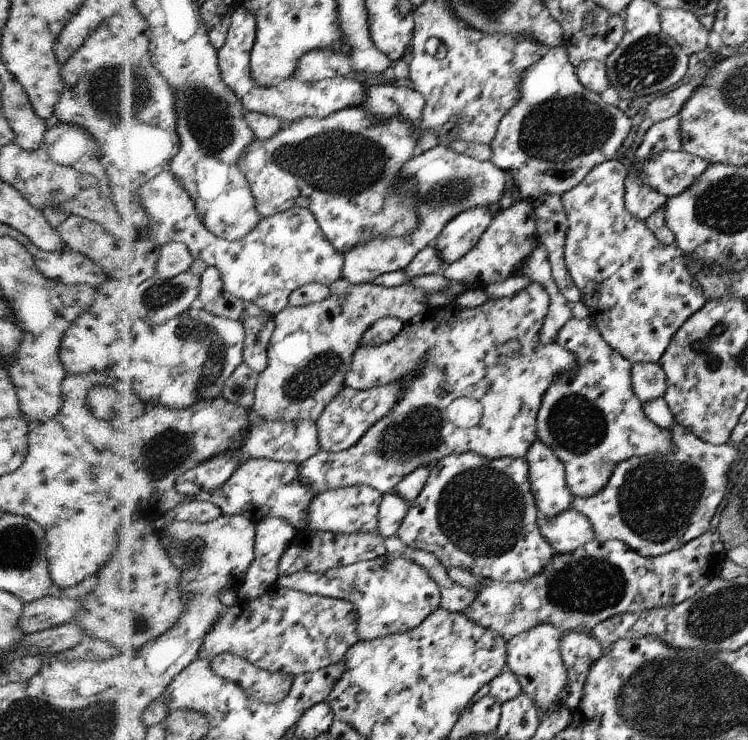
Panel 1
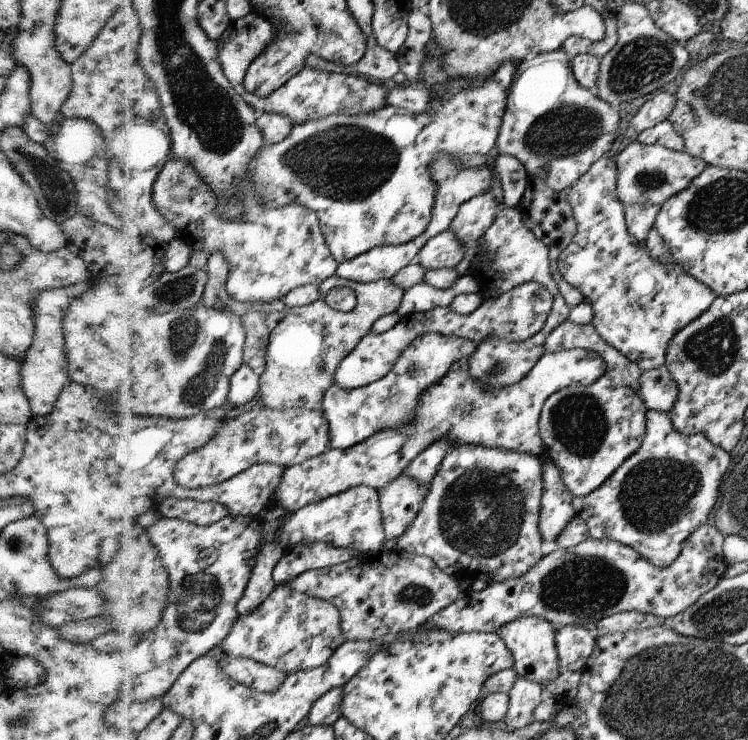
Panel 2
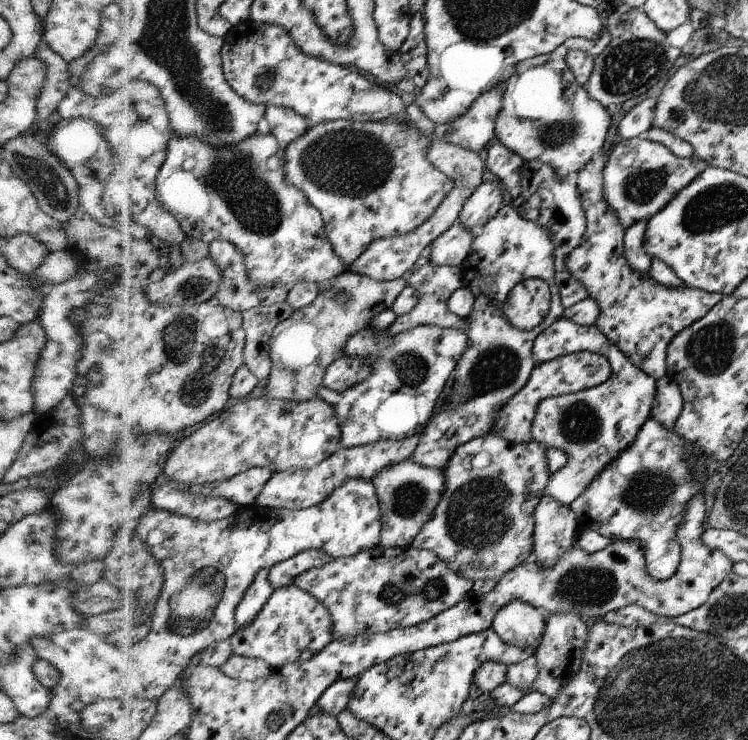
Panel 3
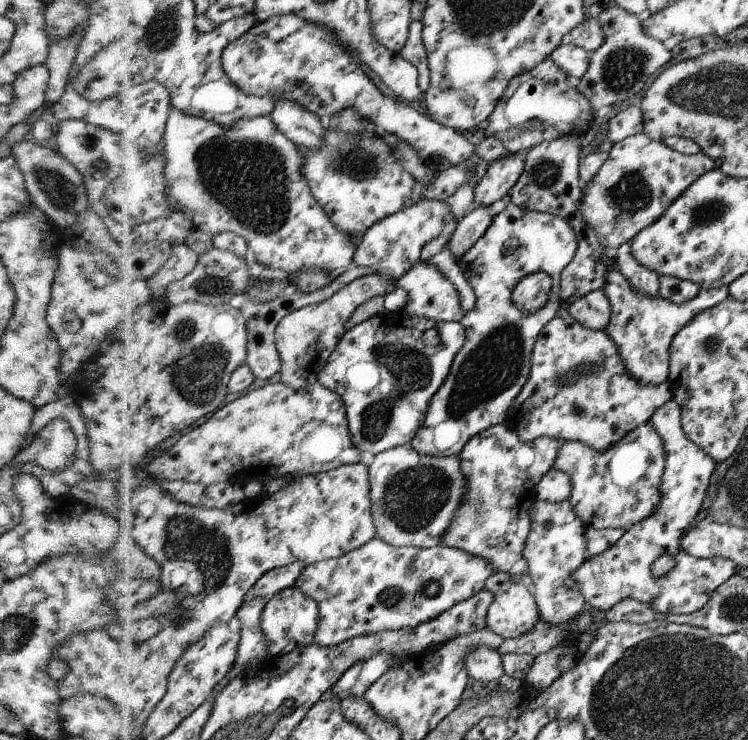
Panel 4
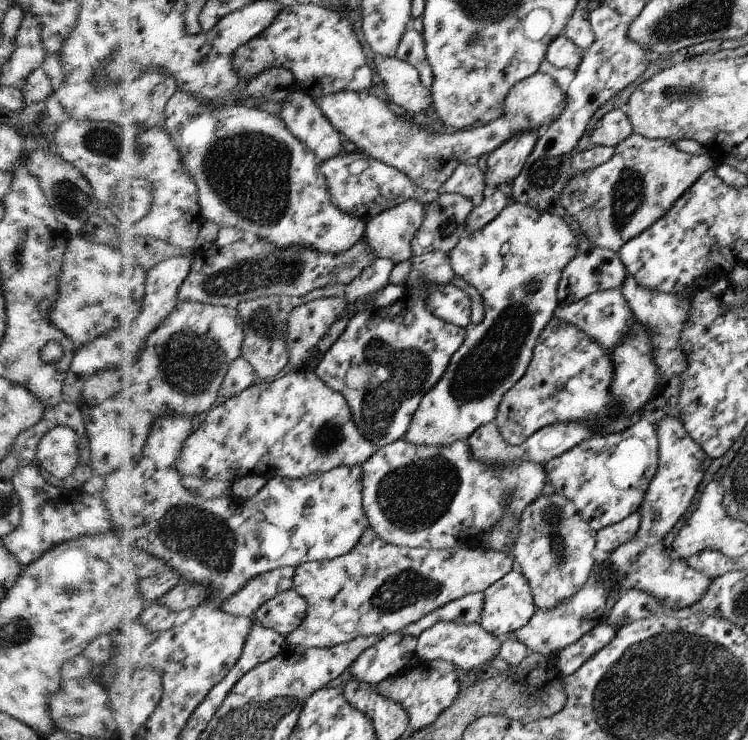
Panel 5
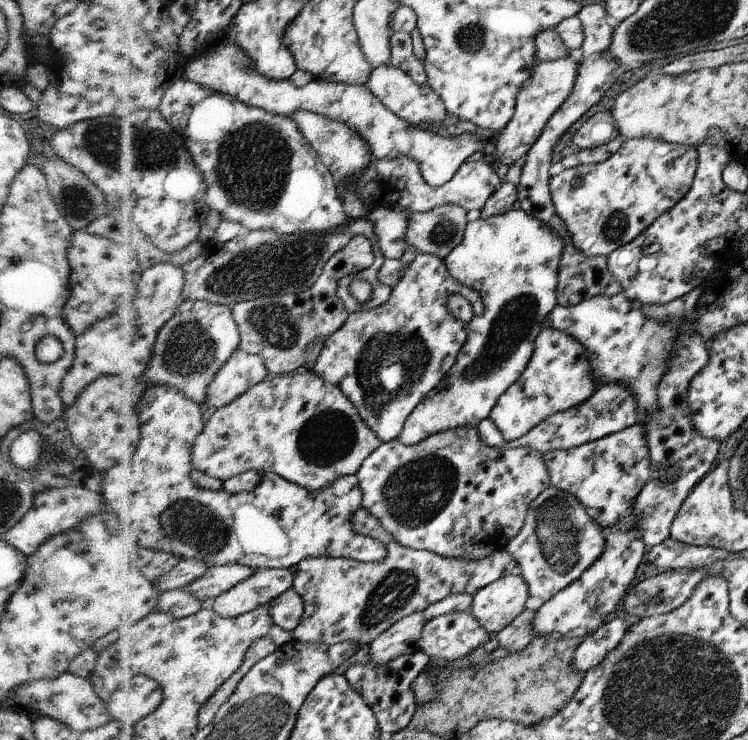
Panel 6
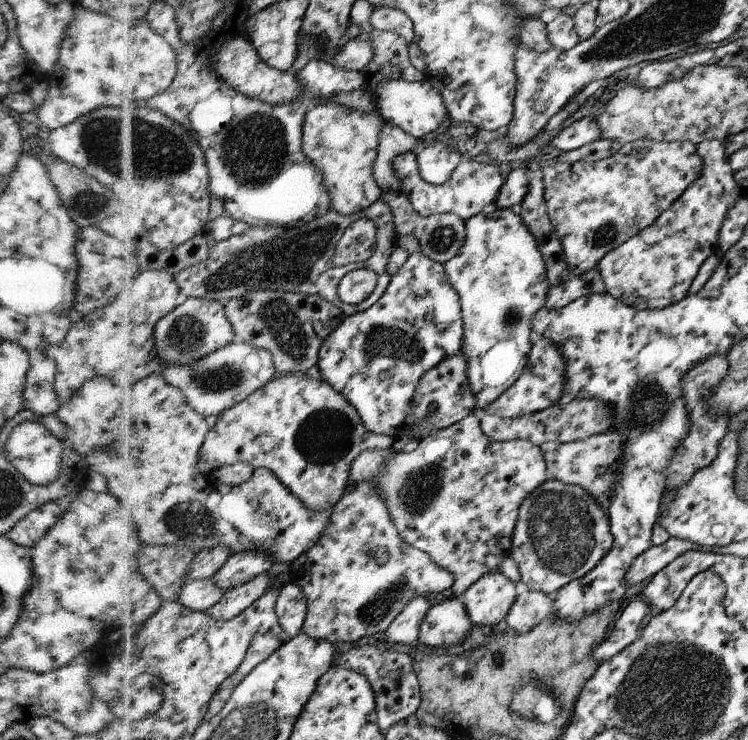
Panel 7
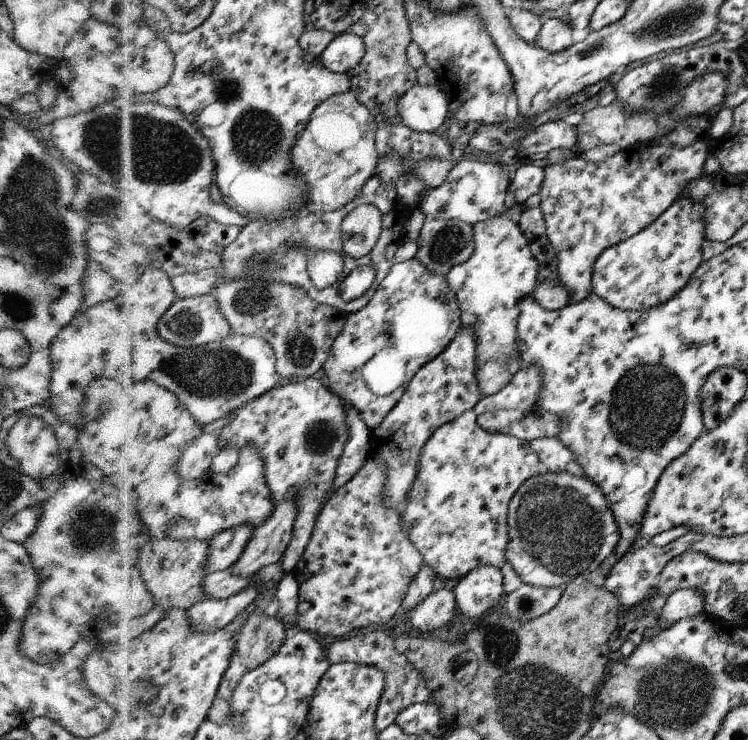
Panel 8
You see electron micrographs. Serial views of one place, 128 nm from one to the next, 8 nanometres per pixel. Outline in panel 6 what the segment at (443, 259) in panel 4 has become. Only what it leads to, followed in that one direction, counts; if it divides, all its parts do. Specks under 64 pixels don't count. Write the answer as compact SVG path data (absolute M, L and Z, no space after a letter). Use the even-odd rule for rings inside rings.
M417 253L415 258L409 264L409 268L405 271L404 276L401 280L397 281L395 287L392 289L389 298L381 303L375 308L367 310L367 312L357 311L349 315L348 321L336 332L333 333L331 337L327 338L323 348L321 349L321 354L317 358L317 362L313 370L321 375L321 378L324 378L327 382L333 383L335 386L341 387L341 390L348 395L349 400L355 404L358 408L361 418L369 425L369 430L372 430L378 439L382 443L393 441L398 437L398 434L401 432L401 429L404 426L404 422L421 400L432 390L435 390L441 385L445 373L449 370L449 367L455 362L456 354L459 352L463 343L467 340L467 324L462 323L455 315L452 314L447 306L447 300L449 296L461 295L472 308L473 316L480 315L482 313L482 302L478 292L469 288L468 286L462 285L460 282L457 282L456 279L448 273L447 265L445 262L440 259L437 255L432 255L429 253Z

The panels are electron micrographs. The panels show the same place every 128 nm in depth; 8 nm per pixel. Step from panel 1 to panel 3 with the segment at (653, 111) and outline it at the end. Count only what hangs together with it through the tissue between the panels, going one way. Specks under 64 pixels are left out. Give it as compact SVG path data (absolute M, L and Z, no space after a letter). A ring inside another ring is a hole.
M645 98L635 105L619 120L616 132L622 139L642 136L652 126L653 109L656 98Z

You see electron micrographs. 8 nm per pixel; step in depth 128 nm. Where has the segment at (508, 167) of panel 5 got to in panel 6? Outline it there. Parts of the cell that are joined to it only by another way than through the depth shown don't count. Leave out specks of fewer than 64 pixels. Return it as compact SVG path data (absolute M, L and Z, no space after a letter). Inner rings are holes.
M572 51L565 58L554 61L535 61L530 78L521 86L520 92L516 94L515 112L511 120L503 129L499 130L497 140L494 144L495 158L499 158L504 164L503 169L510 164L521 163L522 159L532 148L532 144L543 132L548 118L560 108L561 104L572 93L574 82L577 78L579 68L578 54Z

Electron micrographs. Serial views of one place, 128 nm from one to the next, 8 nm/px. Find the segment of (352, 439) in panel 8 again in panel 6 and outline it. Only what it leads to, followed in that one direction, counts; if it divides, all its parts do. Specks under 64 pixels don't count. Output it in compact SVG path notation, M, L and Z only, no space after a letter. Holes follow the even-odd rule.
M470 426L447 429L446 431L429 435L427 438L424 438L423 441L417 442L416 445L402 445L397 440L381 443L379 448L371 453L368 460L361 465L356 475L360 479L360 487L364 494L362 506L369 511L370 515L373 515L379 520L385 532L387 532L397 544L409 547L410 549L425 549L426 551L431 551L447 558L473 560L487 557L489 553L497 552L505 548L508 542L520 532L531 502L548 488L551 481L547 464L544 462L544 457L541 453L537 452L537 450L531 447L517 447L514 449L489 447L485 442L481 442L476 427Z

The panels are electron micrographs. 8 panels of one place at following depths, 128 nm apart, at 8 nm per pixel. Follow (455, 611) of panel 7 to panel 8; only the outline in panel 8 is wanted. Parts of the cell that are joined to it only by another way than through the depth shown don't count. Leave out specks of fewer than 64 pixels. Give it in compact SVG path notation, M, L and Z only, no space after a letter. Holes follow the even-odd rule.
M445 588L429 593L410 611L403 611L408 618L408 628L419 634L441 628L453 618L456 601L454 594Z

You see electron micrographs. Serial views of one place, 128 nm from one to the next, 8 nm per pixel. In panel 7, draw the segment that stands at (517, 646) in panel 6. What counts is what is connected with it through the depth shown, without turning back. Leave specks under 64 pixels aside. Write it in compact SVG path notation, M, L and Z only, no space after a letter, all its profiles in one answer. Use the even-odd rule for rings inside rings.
M517 581L516 600L502 622L502 629L515 635L528 633L545 617L552 614L552 602L556 593L543 594L530 591L521 581Z

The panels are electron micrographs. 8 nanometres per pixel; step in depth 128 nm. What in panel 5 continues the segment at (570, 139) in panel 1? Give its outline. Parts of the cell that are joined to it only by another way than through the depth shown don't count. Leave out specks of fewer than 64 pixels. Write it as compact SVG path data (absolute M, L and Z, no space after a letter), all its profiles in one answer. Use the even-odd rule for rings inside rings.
M536 71L512 86L504 101L507 115L476 128L456 130L453 134L426 133L404 123L399 116L395 116L395 109L389 103L369 94L369 91L358 93L341 90L318 98L315 102L352 146L366 152L371 158L378 158L387 166L396 167L397 171L411 179L415 187L434 191L449 178L457 164L465 162L467 158L490 153L513 135L547 128L548 124L560 117L566 98L551 75Z

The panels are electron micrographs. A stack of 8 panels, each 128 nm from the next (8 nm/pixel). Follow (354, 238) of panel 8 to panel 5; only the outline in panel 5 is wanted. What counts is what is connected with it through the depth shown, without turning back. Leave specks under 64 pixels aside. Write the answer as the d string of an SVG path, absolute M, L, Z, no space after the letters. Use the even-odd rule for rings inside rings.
M365 267L362 277L356 278L349 284L337 283L330 281L327 286L322 289L314 290L304 297L292 297L289 295L273 295L270 297L257 297L250 301L241 301L238 304L241 316L244 320L244 346L242 356L245 357L254 367L259 378L275 378L287 364L291 362L288 351L288 320L292 314L292 310L299 305L329 297L345 297L348 306L344 314L350 309L357 298L367 296L369 294L369 276L370 267Z

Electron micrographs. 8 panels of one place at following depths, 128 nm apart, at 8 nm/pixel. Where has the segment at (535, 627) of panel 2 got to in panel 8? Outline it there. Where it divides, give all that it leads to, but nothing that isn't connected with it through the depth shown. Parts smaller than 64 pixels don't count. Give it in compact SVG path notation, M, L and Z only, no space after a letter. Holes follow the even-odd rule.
M493 565L477 567L457 580L451 592L459 612L467 618L479 618L497 609L499 597L505 593L503 575Z

